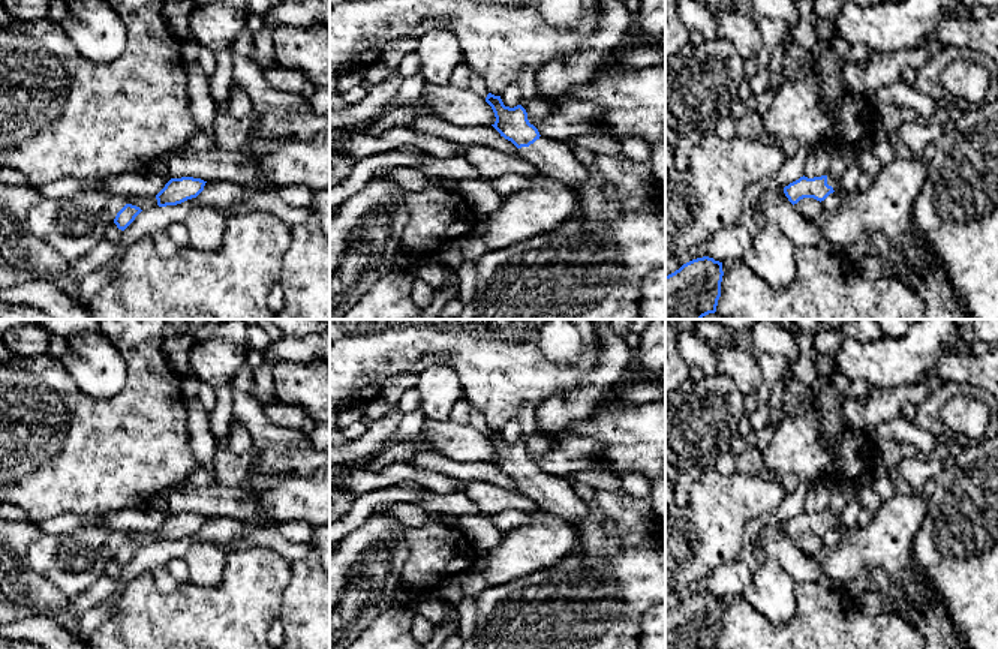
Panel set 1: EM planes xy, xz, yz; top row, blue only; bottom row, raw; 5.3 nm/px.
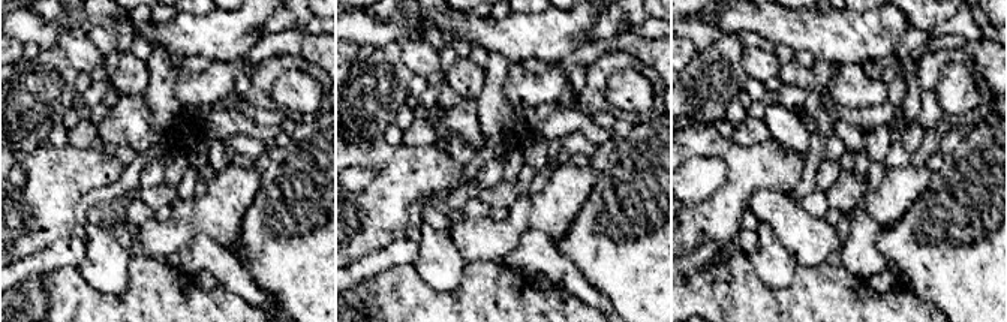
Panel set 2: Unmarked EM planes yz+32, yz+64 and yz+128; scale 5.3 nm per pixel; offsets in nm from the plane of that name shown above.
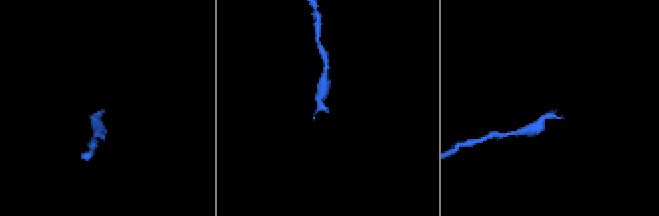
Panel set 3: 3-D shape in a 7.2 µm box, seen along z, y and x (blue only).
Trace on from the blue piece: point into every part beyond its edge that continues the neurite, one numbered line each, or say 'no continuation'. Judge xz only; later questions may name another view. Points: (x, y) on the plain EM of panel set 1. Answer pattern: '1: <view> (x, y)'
1: xz (553, 495)

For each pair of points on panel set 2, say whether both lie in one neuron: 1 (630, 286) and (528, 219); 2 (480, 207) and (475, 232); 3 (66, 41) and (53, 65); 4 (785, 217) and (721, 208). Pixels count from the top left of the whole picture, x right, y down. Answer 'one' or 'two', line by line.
1: two
2: two
3: two
4: two

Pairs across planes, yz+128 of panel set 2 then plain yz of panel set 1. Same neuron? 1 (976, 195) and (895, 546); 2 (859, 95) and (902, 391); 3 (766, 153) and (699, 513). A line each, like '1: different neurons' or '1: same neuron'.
1: different neurons
2: same neuron
3: same neuron

